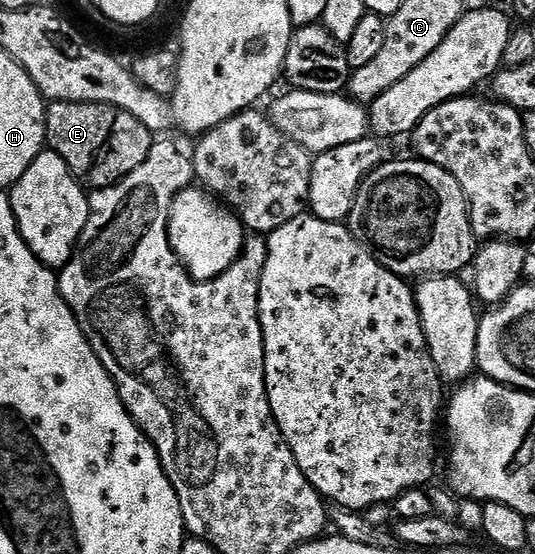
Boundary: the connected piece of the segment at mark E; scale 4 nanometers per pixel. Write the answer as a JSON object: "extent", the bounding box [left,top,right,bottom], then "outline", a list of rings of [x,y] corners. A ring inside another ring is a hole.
{"extent":[46,101,155,190],"outline":[[[52,101],[46,106],[46,145],[53,153],[60,155],[64,163],[68,163],[75,179],[91,190],[107,189],[109,185],[116,184],[132,171],[136,171],[136,167],[140,167],[144,159],[148,159],[155,140],[155,134],[150,133],[148,127],[144,127],[144,123],[136,119],[136,115],[130,115],[128,111],[115,105],[83,101]]]}

